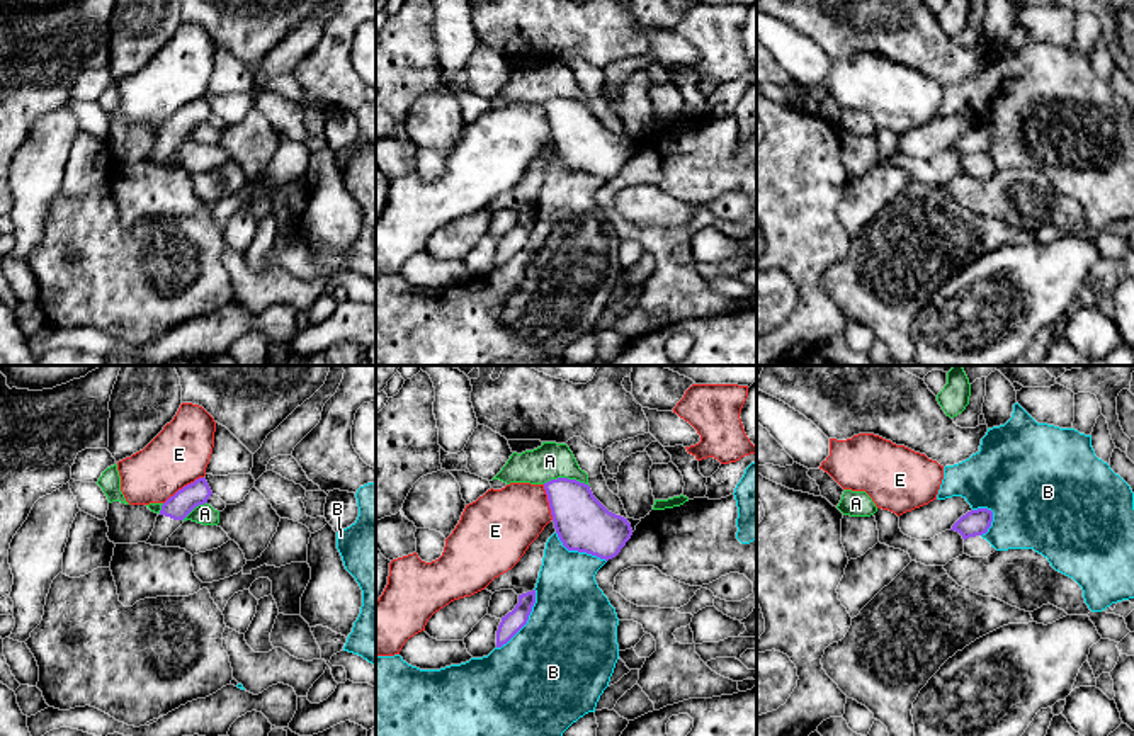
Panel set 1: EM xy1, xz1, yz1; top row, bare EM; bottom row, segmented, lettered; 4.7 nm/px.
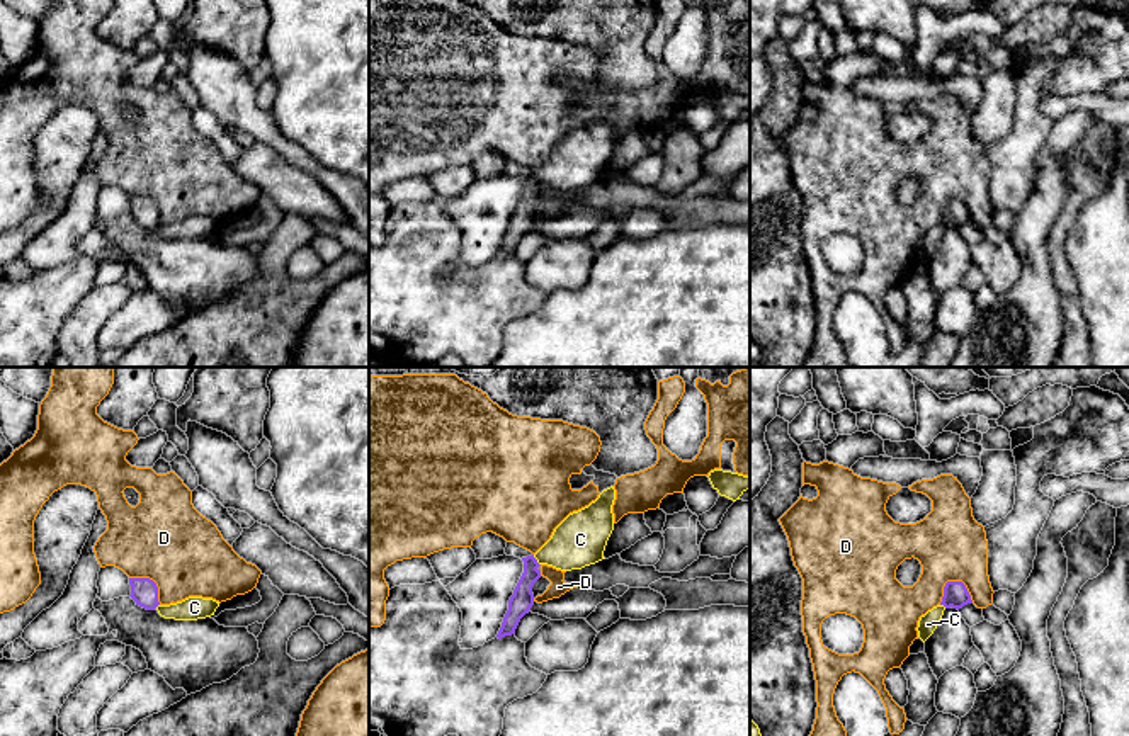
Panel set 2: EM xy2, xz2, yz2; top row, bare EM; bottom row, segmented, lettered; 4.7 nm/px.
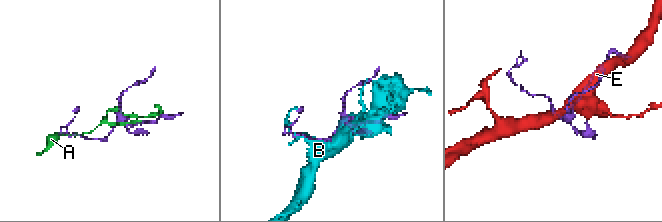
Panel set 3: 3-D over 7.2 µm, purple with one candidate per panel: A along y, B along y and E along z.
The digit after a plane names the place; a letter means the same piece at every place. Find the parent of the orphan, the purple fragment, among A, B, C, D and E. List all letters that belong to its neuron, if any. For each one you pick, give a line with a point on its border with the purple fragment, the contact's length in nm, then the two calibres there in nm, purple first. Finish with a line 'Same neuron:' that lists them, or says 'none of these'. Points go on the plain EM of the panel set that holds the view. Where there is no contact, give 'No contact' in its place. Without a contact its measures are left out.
Same neuron: none of these

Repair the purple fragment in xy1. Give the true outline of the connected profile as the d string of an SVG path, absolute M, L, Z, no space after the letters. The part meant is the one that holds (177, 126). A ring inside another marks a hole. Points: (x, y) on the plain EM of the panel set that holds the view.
M199 97L179 109L162 124L155 148L146 163L167 167L168 156L184 143L184 138L196 126L207 122L211 114L213 110L206 97Z

